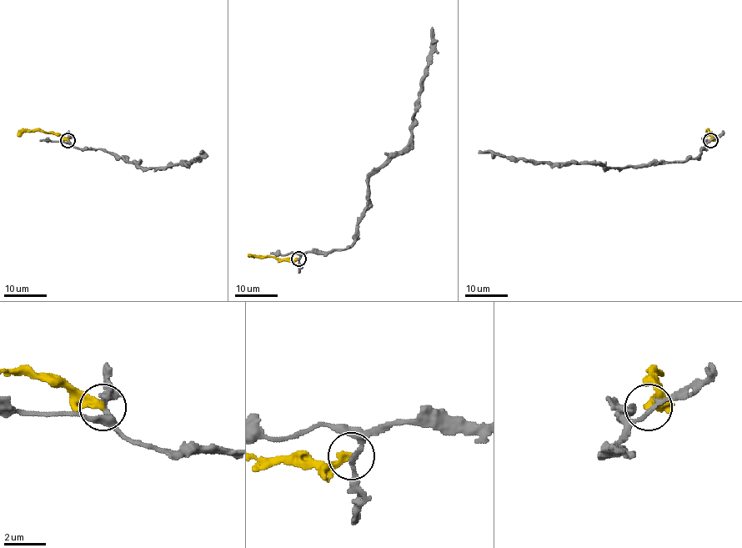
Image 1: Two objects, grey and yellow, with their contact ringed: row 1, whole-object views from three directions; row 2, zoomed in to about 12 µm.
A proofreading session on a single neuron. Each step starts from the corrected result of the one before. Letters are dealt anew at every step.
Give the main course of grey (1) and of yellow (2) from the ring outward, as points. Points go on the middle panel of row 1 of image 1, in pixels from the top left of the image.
1: (298, 258), (307, 253), (345, 249), (354, 240), (367, 206), (368, 178), (411, 135), (432, 27)
2: (298, 258), (281, 260), (248, 254)

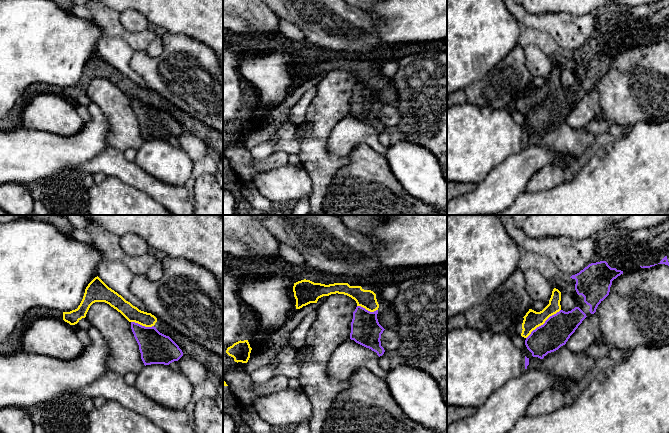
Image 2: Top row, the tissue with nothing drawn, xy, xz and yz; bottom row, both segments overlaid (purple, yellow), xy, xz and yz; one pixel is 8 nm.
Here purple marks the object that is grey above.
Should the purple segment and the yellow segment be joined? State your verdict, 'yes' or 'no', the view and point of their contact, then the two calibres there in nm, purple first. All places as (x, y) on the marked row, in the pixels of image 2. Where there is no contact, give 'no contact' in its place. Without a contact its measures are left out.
no; contact yz (543, 324); calibres 240 and 140 nm

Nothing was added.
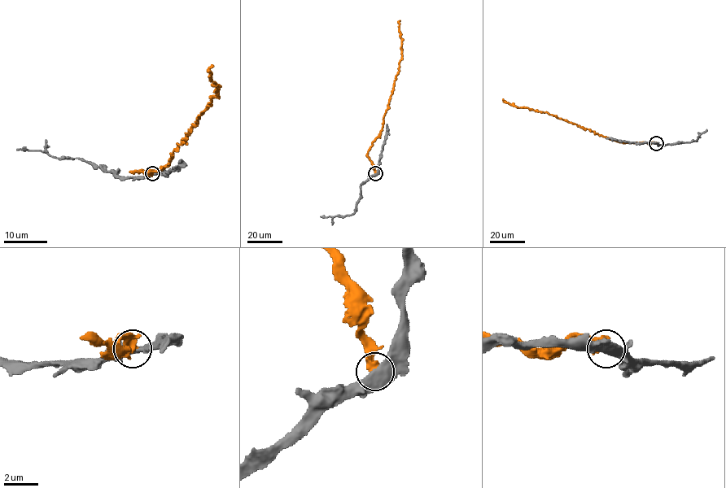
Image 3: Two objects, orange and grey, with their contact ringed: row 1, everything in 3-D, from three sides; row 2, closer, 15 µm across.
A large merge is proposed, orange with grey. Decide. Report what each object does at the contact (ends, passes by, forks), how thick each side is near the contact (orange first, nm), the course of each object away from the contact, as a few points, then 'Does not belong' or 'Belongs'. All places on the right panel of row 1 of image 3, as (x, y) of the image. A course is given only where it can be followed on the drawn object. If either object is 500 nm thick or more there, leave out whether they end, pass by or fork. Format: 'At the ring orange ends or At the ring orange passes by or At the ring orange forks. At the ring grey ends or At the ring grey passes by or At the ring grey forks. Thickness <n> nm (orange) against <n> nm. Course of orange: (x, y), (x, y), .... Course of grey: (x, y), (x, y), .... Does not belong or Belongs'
Thickness 600 nm (orange) against 400 nm. Course of orange: (656, 143), (619, 142), (546, 112), (518, 107), (503, 98). Course of grey: (656, 143), (691, 142), (698, 137), (698, 133). Does not belong

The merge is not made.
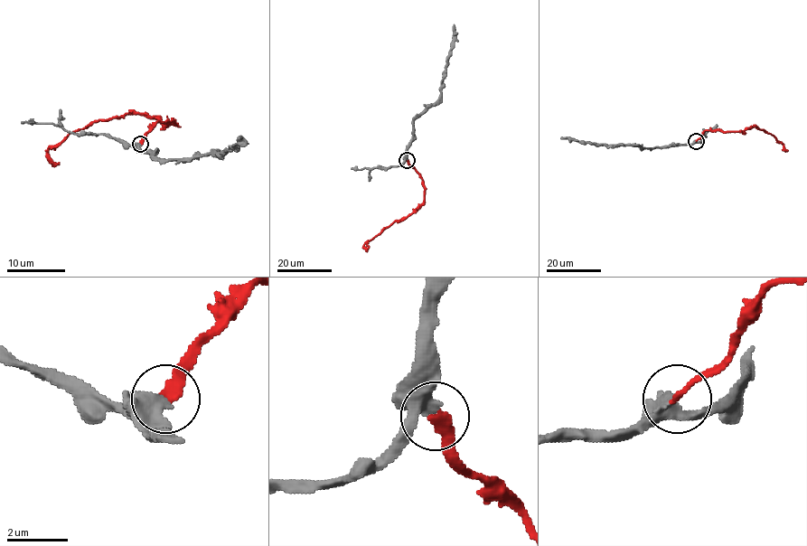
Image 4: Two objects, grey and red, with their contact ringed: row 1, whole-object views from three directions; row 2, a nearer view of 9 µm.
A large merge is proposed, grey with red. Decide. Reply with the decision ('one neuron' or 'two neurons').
one neuron

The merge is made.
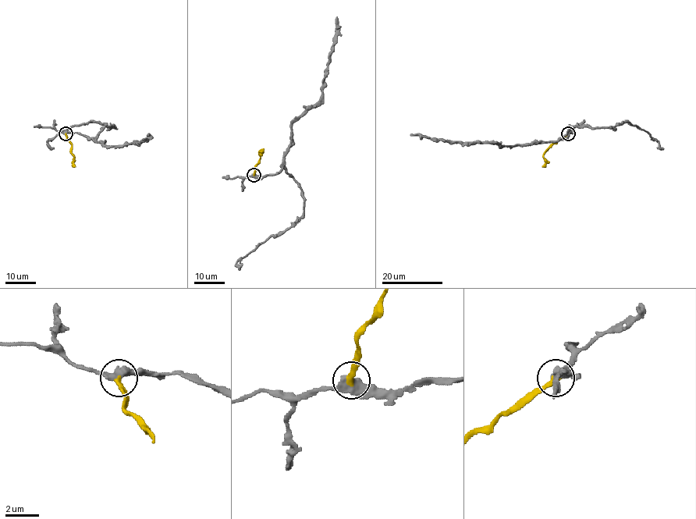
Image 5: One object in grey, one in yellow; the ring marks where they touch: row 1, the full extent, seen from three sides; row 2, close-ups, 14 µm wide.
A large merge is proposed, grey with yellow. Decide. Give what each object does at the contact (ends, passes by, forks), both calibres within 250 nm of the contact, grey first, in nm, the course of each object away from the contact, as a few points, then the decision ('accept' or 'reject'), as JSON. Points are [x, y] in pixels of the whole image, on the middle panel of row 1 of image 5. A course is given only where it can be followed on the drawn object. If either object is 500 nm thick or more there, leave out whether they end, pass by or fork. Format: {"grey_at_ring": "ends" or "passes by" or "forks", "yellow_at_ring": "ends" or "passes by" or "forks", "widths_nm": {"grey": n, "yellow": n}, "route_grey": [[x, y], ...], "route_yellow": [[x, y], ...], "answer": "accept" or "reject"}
{"grey_at_ring": "passes by", "yellow_at_ring": "ends", "widths_nm": {"grey": 480, "yellow": 340}, "route_grey": [[254, 174], [265, 176], [280, 170], [283, 155], [291, 143], [291, 124], [320, 99], [336, 30], [336, 17]], "route_yellow": [[254, 174], [254, 166], [260, 158], [259, 151], [263, 148]], "answer": "accept"}

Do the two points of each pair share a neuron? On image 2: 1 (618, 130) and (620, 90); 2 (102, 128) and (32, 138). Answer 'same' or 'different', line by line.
1: different
2: same

